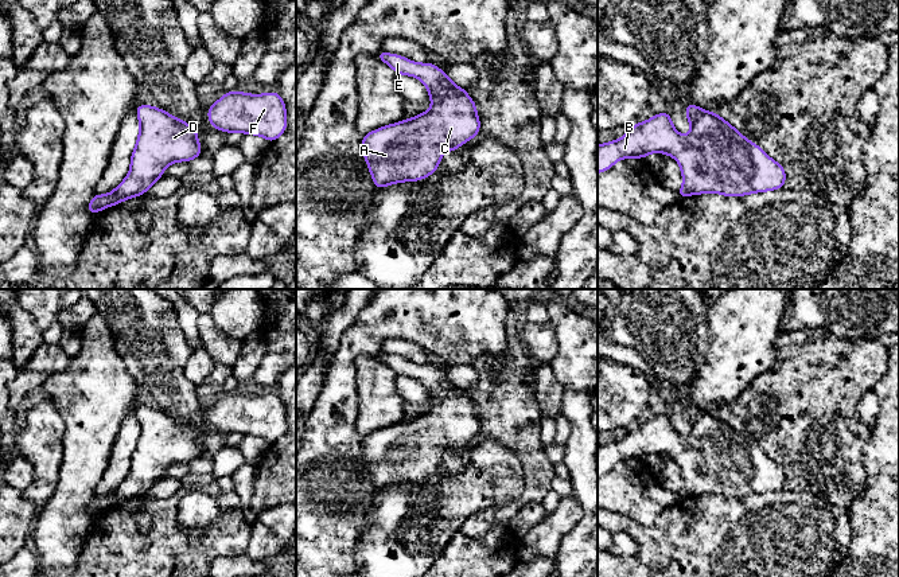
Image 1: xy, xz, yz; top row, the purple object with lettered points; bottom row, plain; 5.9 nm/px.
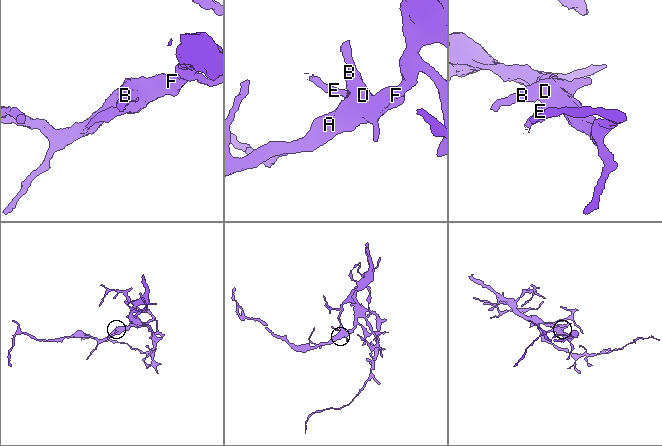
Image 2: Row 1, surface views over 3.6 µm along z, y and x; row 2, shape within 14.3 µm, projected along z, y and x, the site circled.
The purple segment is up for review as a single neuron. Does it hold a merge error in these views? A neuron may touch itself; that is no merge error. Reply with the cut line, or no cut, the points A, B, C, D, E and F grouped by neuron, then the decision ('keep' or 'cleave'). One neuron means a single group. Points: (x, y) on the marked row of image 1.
no cut | A B C D E F | keep

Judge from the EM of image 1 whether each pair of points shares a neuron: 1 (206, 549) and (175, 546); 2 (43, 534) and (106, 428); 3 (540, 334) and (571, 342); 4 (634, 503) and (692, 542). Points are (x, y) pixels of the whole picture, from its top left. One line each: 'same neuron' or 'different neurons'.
1: same neuron
2: same neuron
3: different neurons
4: different neurons

